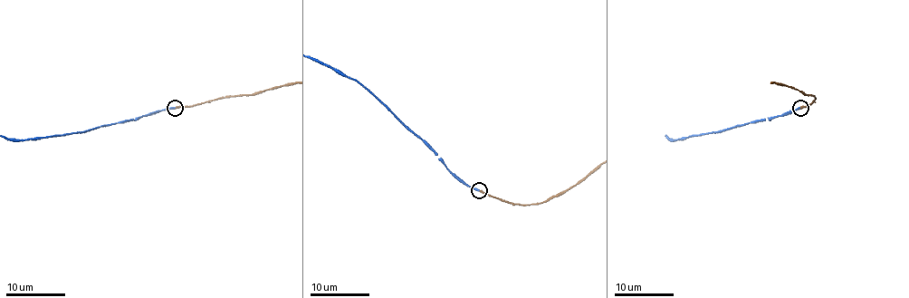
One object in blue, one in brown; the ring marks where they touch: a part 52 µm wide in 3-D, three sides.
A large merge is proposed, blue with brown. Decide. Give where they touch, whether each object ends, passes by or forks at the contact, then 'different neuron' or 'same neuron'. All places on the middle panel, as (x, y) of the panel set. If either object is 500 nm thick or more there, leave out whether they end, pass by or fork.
(479, 190) | blue ends | brown ends | same neuron

